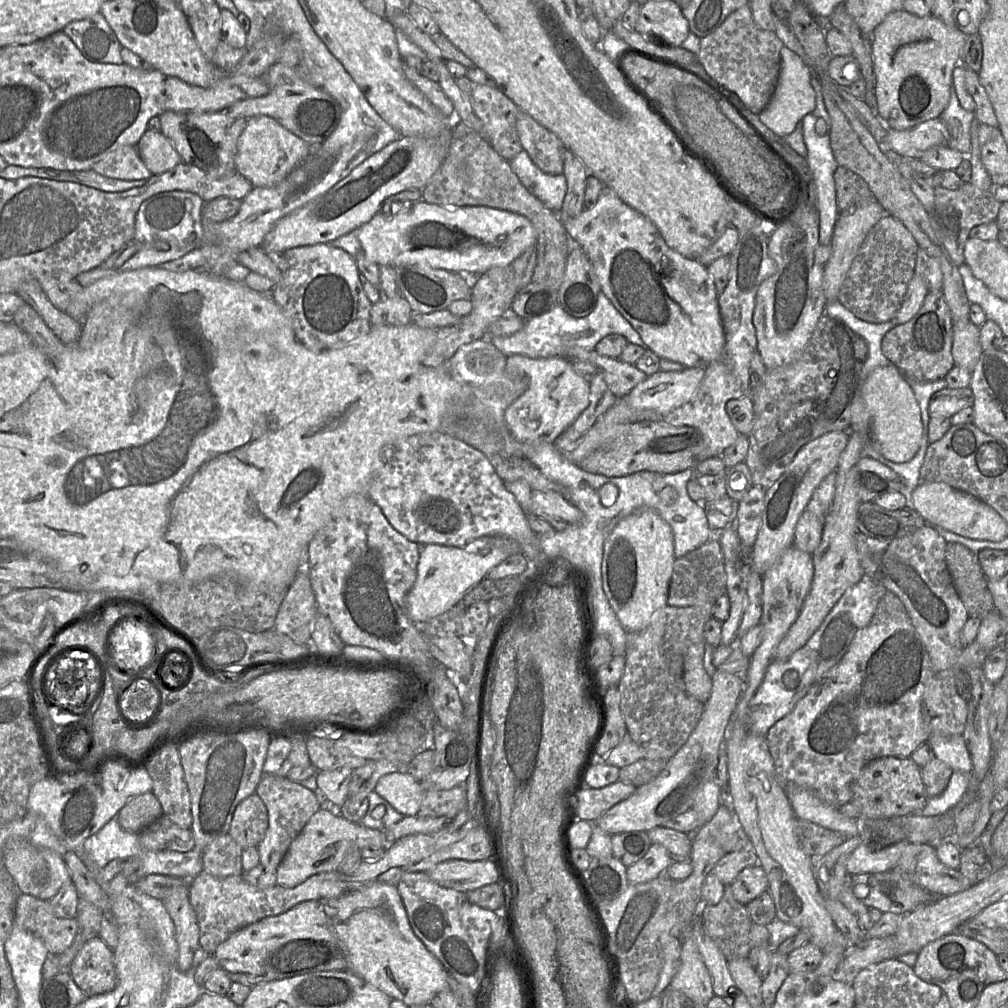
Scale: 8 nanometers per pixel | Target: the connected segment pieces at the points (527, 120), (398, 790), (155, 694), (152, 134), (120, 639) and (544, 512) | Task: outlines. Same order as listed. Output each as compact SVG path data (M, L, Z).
M522 110L517 113L516 129L523 149L540 170L551 175L563 173L563 151L566 148L553 132L546 129Z
M400 772L382 776L374 791L404 816L417 815L425 795L420 781L409 773Z
M135 677L119 695L121 714L132 722L151 721L160 706L160 693L148 679Z
M147 129L137 149L146 168L153 175L164 173L182 163L176 148L161 131Z
M122 619L108 636L108 653L114 664L125 673L139 673L152 660L154 637L145 621Z
M532 490L530 512L550 523L557 531L583 519L582 511L554 491Z

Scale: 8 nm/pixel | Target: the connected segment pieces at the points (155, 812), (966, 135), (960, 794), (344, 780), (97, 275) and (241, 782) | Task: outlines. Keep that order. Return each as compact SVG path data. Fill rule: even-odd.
M144 793L130 798L117 814L121 828L130 833L140 833L163 815L156 796Z
M952 85L949 102L938 118L944 122L950 133L948 146L963 153L965 158L970 152L970 131L975 119L975 111L966 110L960 105Z
M953 771L944 792L928 798L925 807L918 813L921 816L940 816L957 808L969 787L969 775Z
M353 769L320 770L316 773L317 788L333 804L340 807L348 797L348 786Z
M170 190L158 193L144 200L136 214L135 232L133 240L141 242L144 249L133 254L119 268L100 268L100 265L80 273L77 282L84 288L95 281L111 276L119 271L135 270L148 266L158 266L171 260L178 259L200 246L203 241L202 208L205 201L196 193ZM156 241L168 243L167 250L160 250L154 246Z
M260 731L231 735L201 733L178 746L191 800L194 850L201 854L211 842L229 832L238 804L255 794L263 774L270 740Z

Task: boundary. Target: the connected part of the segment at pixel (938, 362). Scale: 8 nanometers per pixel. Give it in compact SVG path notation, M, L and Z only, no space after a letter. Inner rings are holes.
M942 289L929 291L917 314L909 321L889 330L882 339L881 350L908 382L943 379L954 367L952 356L953 319Z

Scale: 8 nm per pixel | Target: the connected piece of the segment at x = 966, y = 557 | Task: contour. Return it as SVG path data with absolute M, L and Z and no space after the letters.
M947 543L946 564L969 617L982 619L995 609L975 553L960 543Z

